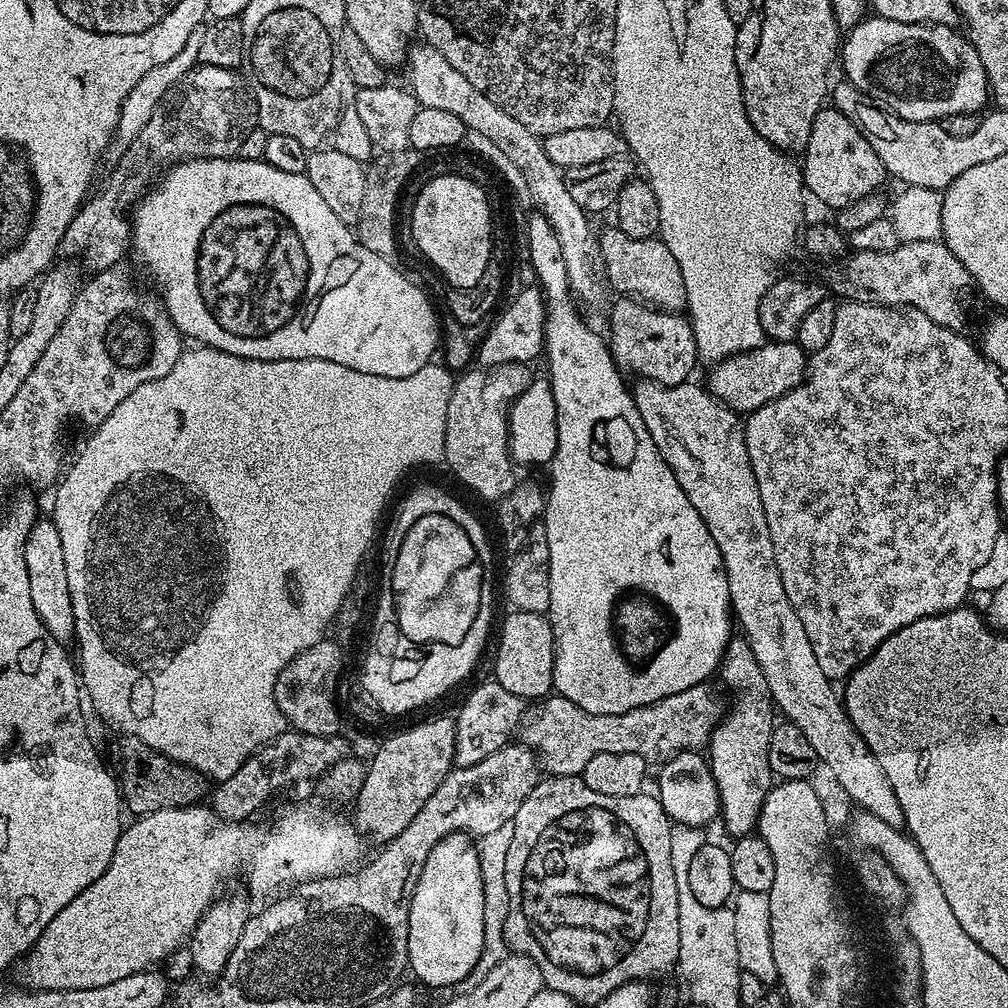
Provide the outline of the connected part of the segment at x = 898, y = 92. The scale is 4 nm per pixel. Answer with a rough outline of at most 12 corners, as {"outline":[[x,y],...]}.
{"outline":[[872,14],[844,72],[910,122],[979,113],[988,75],[967,35]]}

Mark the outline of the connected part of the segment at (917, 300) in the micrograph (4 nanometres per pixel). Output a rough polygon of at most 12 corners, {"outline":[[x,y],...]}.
{"outline":[[940,240],[849,255],[837,297],[954,332],[972,276]]}

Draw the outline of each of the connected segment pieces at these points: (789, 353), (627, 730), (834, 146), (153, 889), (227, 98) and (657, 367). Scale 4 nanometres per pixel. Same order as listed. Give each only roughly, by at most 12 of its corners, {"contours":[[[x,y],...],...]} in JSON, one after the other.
{"contours":[[[765,342],[711,365],[706,387],[737,414],[782,398],[808,356]],[[707,683],[626,714],[541,699],[518,736],[554,776],[597,754],[663,762],[722,719]],[[835,106],[814,118],[805,189],[832,210],[886,180],[860,125]],[[290,805],[262,836],[208,806],[121,831],[23,957],[94,990],[183,944],[249,854],[253,893],[347,873],[355,823]],[[198,63],[154,110],[59,255],[88,274],[130,248],[148,179],[239,153],[258,124],[239,71]],[[616,298],[617,368],[682,384],[698,368],[687,315]]]}

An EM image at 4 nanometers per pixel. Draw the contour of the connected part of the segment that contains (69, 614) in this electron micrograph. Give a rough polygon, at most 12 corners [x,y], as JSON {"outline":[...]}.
{"outline":[[37,519],[26,538],[30,599],[60,644],[76,635],[62,534]]}

